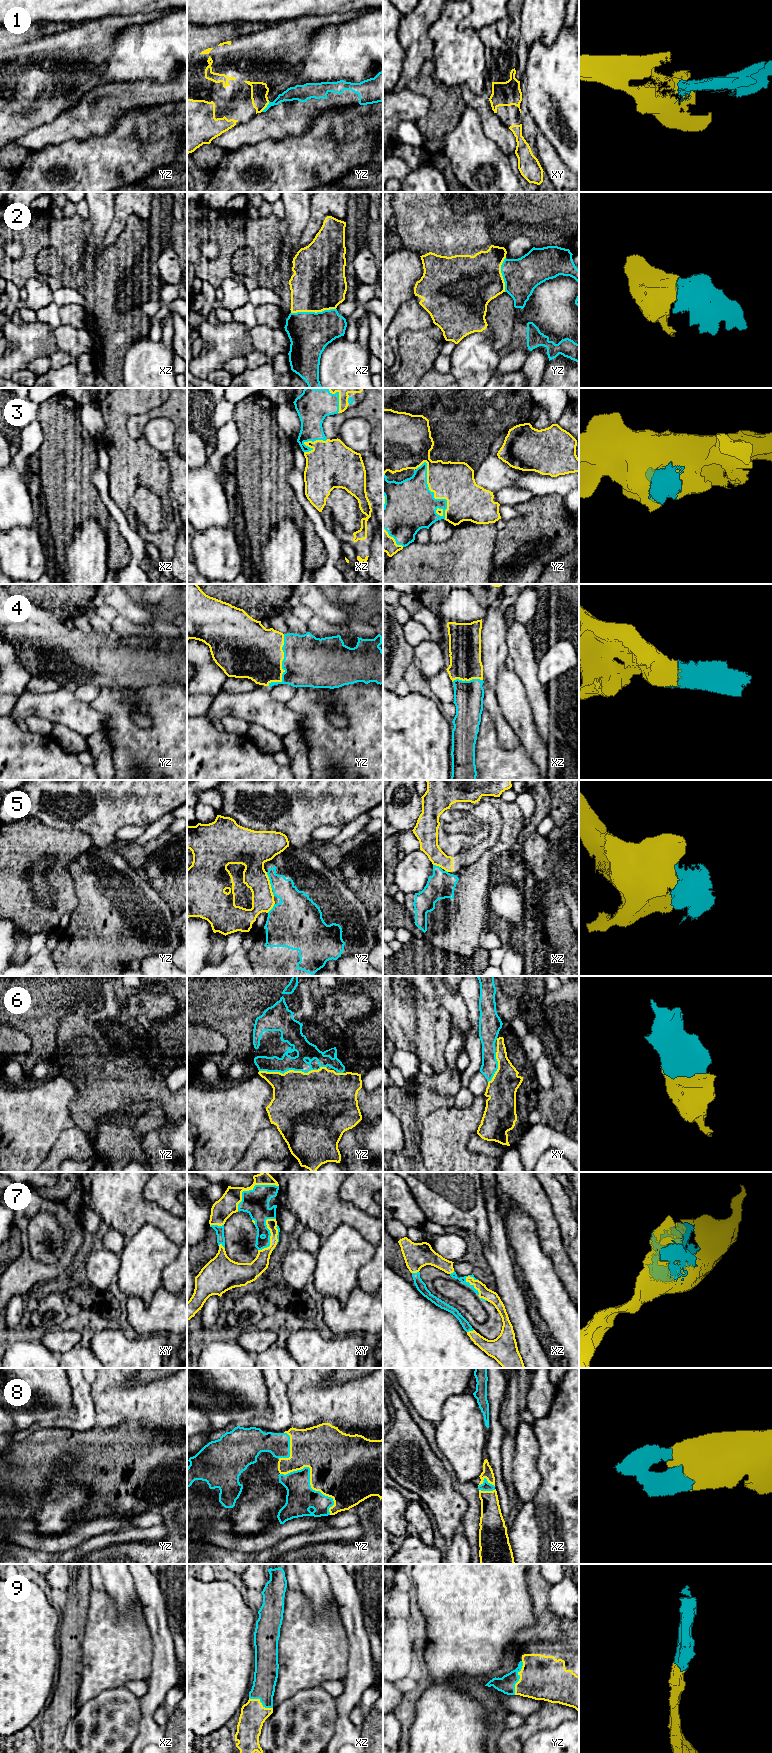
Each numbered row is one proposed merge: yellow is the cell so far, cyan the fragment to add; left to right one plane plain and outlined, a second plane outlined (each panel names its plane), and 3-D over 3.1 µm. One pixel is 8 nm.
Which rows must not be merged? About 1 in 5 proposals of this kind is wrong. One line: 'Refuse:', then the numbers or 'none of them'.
Refuse: 1, 5

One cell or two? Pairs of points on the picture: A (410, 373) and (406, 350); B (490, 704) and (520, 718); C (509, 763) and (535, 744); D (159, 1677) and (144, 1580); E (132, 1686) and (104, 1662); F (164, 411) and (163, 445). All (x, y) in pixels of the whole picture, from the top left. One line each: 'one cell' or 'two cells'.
A: one cell
B: two cells
C: two cells
D: one cell
E: two cells
F: two cells

